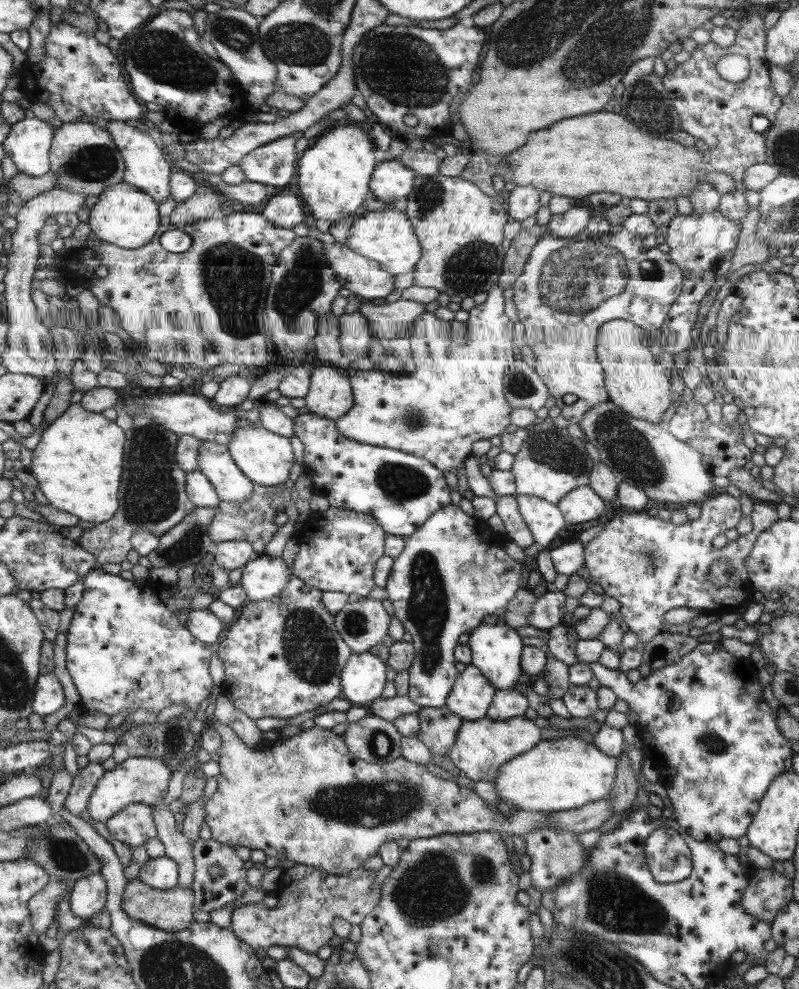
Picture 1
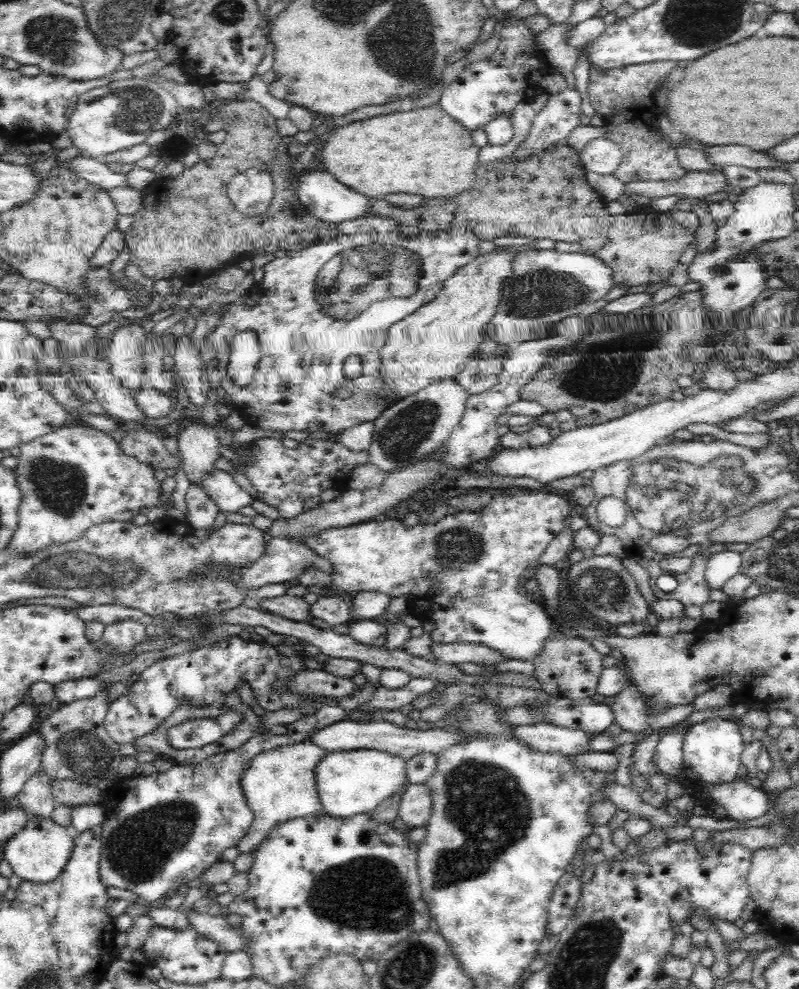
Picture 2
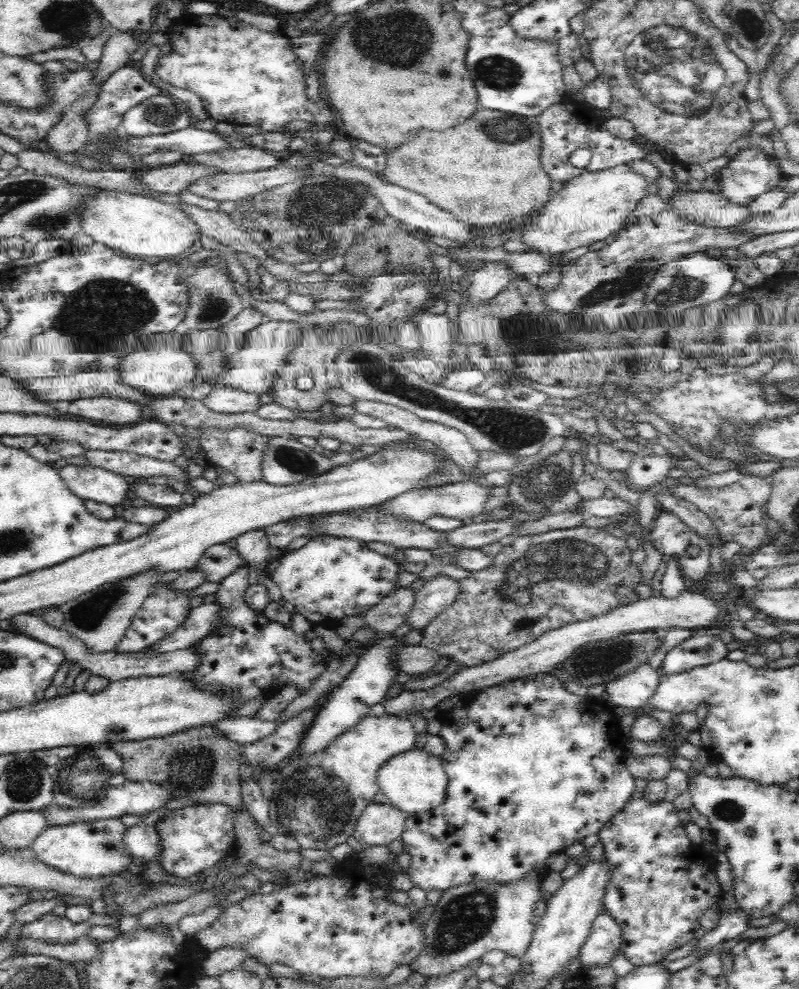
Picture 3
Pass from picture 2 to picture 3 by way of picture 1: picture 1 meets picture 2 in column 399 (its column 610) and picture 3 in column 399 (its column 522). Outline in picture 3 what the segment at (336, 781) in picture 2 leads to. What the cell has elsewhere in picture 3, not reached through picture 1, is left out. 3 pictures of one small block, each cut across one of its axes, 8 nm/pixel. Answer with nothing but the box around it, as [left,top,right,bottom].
[376,747,448,815]

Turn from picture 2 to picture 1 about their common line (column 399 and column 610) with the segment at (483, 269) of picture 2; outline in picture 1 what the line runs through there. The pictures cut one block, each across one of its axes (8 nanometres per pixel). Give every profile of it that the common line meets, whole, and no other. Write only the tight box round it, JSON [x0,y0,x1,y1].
[596,320,671,424]

